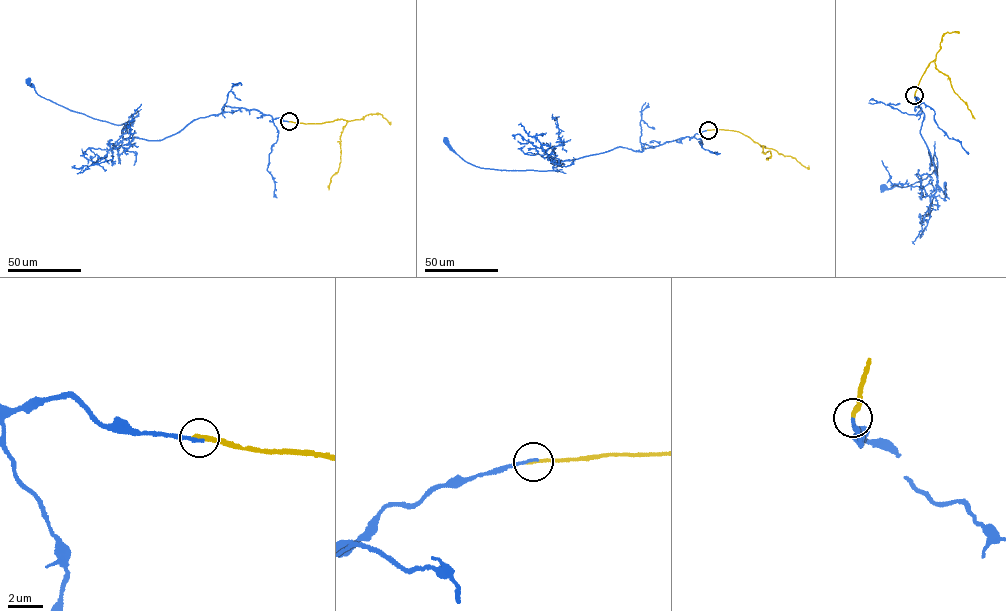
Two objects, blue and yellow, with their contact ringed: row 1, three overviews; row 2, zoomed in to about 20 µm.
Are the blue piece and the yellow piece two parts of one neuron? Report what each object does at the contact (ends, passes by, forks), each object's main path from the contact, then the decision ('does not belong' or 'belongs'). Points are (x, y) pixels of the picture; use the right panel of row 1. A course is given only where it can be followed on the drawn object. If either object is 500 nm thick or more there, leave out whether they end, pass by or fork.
blue ends; yellow ends; course blue (914, 95), (924, 114), (920, 134), (937, 177), (937, 163), (925, 179), (904, 187), (883, 188); course yellow (914, 95), (933, 60), (936, 68), (948, 76), (954, 91), (975, 118); does not belong

